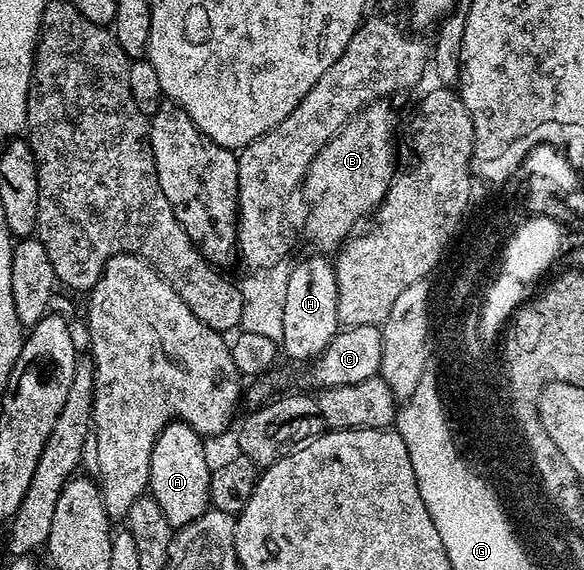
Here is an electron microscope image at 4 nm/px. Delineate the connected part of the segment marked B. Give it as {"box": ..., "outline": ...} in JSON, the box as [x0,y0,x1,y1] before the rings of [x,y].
{"box":[302,102,397,254],"outline":[[[372,102],[354,118],[347,121],[341,131],[336,132],[328,144],[313,158],[307,167],[302,187],[311,195],[311,213],[307,216],[307,236],[316,244],[316,249],[331,254],[352,235],[355,223],[363,215],[377,209],[397,175],[395,168],[395,148],[391,145],[391,108],[387,102]]]}

